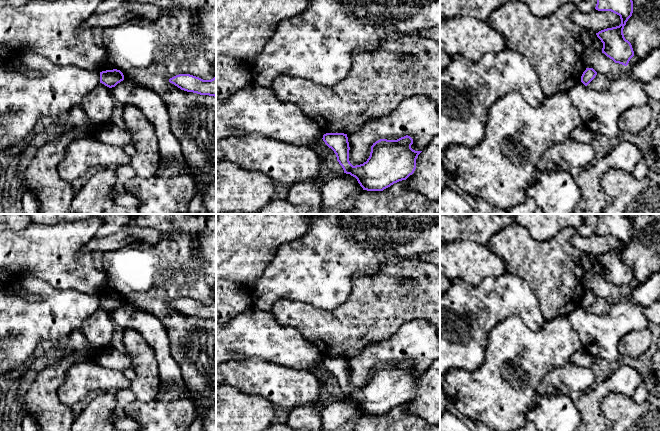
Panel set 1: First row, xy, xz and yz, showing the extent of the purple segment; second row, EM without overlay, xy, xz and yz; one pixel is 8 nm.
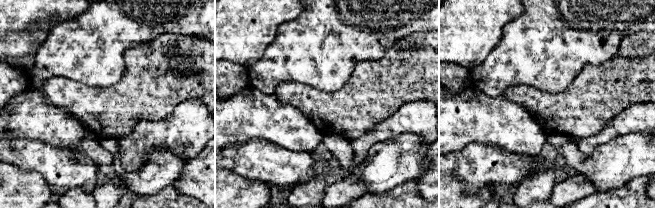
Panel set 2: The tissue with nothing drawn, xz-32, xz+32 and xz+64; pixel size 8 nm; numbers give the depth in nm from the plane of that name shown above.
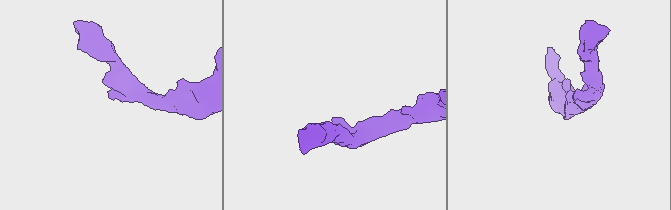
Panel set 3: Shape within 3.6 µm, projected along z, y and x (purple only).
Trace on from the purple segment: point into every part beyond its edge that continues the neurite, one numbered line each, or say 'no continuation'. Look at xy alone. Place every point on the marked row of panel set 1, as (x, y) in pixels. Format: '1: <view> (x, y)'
no continuation

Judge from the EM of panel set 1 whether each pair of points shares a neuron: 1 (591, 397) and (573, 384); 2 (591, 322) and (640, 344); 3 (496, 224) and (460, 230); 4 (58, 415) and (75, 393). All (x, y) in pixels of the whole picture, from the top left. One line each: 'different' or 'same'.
1: different
2: different
3: same
4: different

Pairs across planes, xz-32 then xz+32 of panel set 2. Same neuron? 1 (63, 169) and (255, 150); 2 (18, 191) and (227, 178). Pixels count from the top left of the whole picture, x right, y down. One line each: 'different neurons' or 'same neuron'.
1: same neuron
2: same neuron

